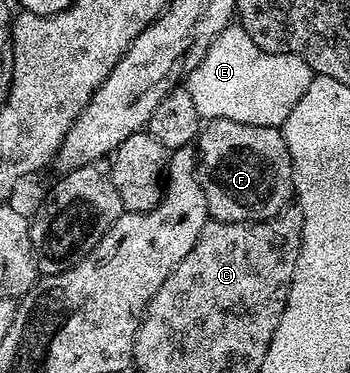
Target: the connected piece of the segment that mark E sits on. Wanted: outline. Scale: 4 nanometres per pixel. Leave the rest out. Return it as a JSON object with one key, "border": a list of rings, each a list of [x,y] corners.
{"border":[[[231,24],[212,42],[199,65],[186,75],[185,88],[203,120],[221,118],[279,128],[310,86],[312,77],[312,70],[301,57],[267,53],[241,25]]]}

